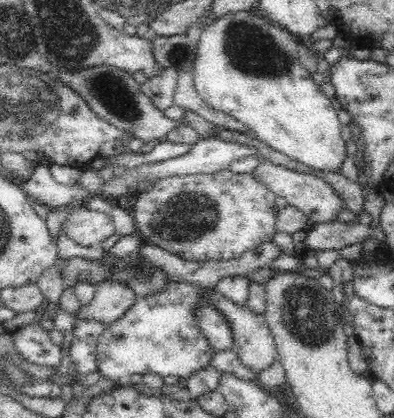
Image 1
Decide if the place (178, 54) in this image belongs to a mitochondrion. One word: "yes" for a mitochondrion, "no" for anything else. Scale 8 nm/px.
yes

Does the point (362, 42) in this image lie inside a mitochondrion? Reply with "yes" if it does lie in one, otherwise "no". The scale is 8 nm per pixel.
no

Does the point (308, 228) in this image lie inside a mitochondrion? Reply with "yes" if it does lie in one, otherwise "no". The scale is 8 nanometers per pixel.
no

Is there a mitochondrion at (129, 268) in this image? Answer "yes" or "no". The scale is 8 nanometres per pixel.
yes

